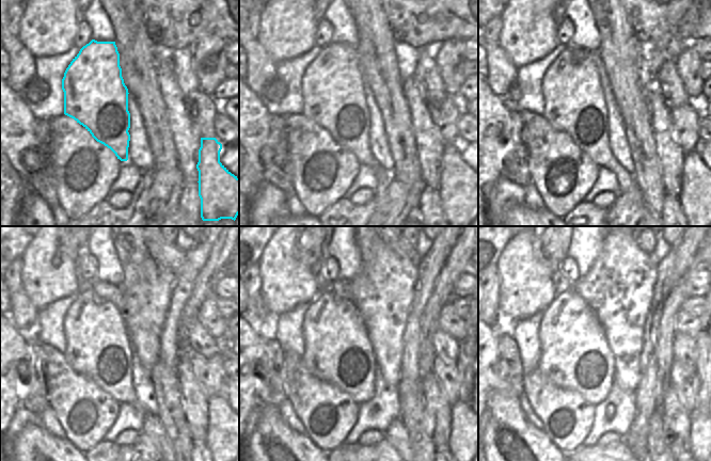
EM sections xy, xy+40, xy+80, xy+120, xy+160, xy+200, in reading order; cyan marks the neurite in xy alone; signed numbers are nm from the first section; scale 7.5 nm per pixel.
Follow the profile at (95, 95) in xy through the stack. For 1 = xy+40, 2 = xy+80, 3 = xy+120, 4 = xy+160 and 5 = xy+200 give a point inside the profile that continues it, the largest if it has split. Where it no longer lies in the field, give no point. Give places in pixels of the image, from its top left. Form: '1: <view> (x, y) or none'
1: xy+40 (332, 88)
2: xy+80 (574, 104)
3: xy+120 (97, 345)
4: xy+160 (337, 351)
5: xy+200 (574, 354)

